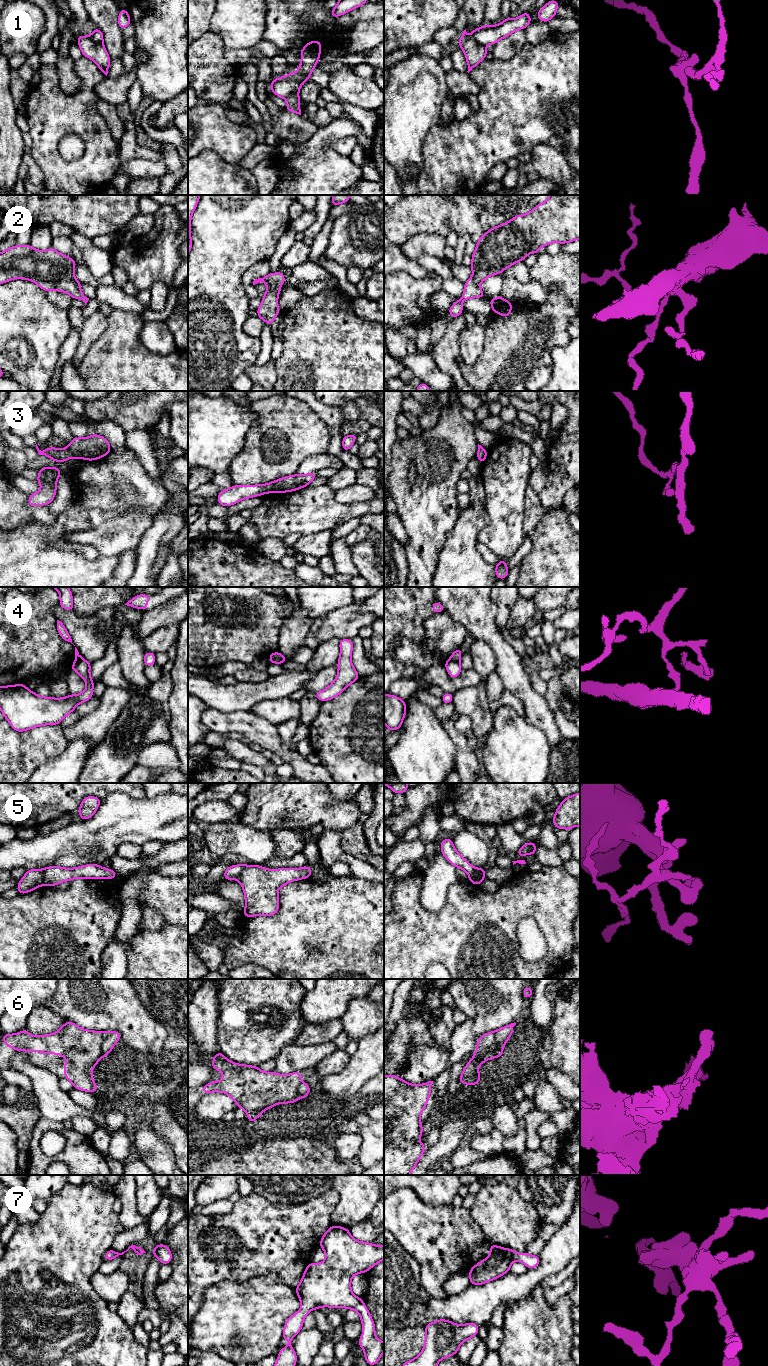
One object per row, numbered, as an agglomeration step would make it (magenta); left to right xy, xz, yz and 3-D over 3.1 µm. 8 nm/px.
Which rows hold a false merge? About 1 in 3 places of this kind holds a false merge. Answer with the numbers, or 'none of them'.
1, 4, 5

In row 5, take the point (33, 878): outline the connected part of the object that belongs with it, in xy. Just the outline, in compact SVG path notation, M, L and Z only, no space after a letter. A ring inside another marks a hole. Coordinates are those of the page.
M43 869L27 870L25 875L19 881L17 890L19 894L29 893L43 885Z

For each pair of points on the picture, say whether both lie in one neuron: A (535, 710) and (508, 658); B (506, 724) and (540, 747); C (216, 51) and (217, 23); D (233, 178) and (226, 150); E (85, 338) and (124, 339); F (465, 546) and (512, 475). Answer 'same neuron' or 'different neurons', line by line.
A: same neuron
B: same neuron
C: different neurons
D: different neurons
E: different neurons
F: different neurons

